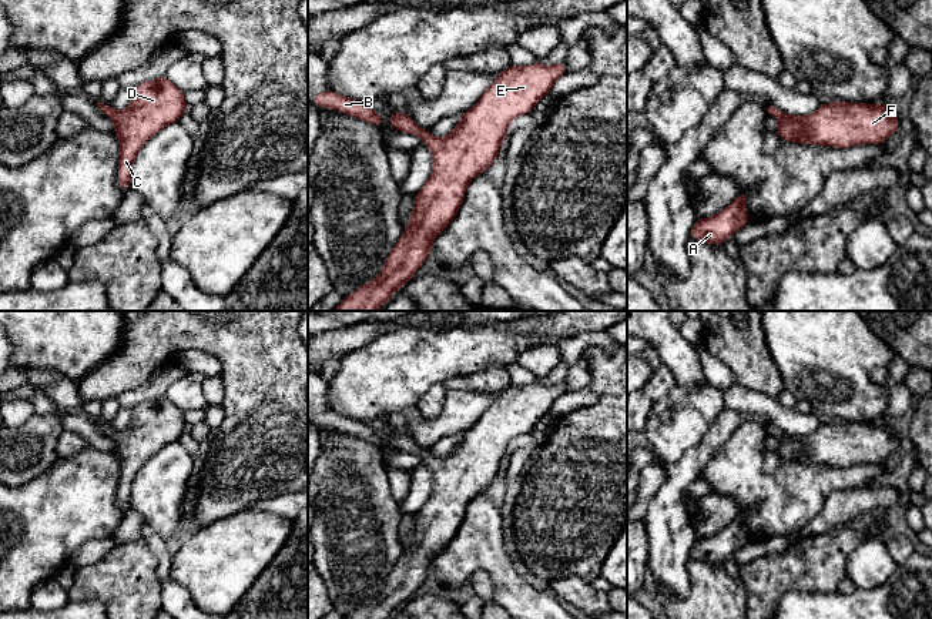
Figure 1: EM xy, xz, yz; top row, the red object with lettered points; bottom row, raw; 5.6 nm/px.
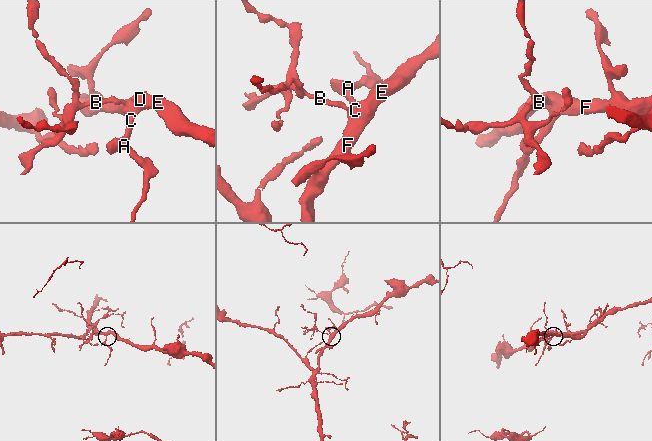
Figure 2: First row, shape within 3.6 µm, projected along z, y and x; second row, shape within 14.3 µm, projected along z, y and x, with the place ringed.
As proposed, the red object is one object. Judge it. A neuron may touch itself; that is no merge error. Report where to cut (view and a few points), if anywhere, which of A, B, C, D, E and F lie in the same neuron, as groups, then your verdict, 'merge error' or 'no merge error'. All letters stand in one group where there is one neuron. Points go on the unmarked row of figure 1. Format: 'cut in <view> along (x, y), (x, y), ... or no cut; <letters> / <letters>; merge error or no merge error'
no cut; A B C D E F; no merge error

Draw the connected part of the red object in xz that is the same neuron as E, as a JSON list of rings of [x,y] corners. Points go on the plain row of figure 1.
[[[564,379],[554,385],[536,381],[507,387],[443,458],[418,446],[405,431],[388,438],[395,449],[416,454],[429,466],[433,488],[416,513],[409,546],[386,576],[382,592],[343,619],[390,619],[412,598],[432,571],[433,559],[457,533],[469,502],[497,478],[509,442],[529,434],[566,392]]]

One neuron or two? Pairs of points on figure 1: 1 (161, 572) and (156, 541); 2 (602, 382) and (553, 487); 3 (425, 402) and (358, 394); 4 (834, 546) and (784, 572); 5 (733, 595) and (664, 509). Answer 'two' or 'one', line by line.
1: one
2: one
3: two
4: one
5: two

